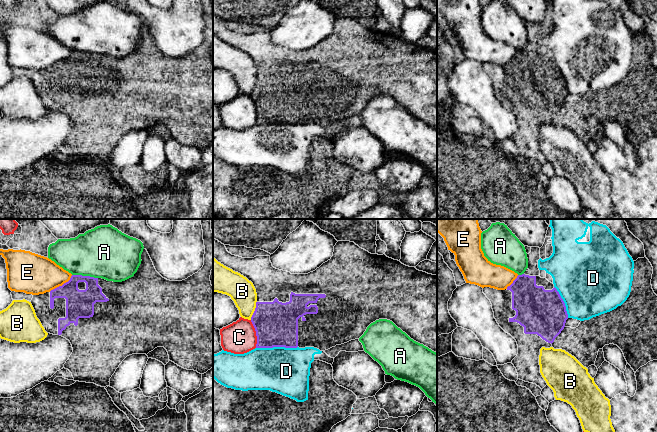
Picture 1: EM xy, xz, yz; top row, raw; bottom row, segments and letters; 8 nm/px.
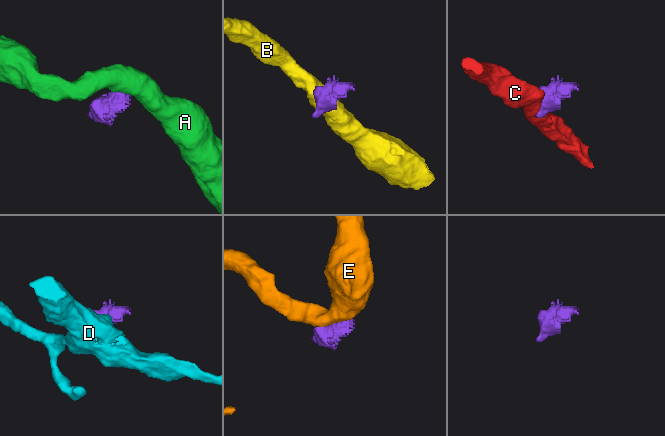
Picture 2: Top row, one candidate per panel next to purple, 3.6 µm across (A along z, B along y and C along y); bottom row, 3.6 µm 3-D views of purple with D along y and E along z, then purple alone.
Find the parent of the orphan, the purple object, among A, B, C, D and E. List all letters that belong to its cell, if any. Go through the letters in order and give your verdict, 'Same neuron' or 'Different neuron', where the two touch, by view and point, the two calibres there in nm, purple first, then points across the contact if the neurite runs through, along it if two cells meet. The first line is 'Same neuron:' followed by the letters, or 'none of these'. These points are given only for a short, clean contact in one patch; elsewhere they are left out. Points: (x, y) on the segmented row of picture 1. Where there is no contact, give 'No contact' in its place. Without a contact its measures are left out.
Same neuron: none of these
A: Different neuron. Touches purple at xy (85, 276). Thickness 220 nm (purple) against 420 nm. Boundary: xy (72, 274), (89, 275), (97, 278)
B: Different neuron. Touches purple at xz (255, 310). Thickness 360 nm (purple) against 200 nm
C: Different neuron. Touches purple at xz (256, 334). Thickness 360 nm (purple) against 260 nm. Boundary: xz (250, 320), (255, 331), (256, 347)
D: Different neuron. Touches purple at xz (276, 346). Thickness 360 nm (purple) against 380 nm
E: Different neuron. Touches purple at xy (62, 285). Thickness 220 nm (purple) against 320 nm. Boundary: xy (72, 275), (67, 281), (49, 291)

